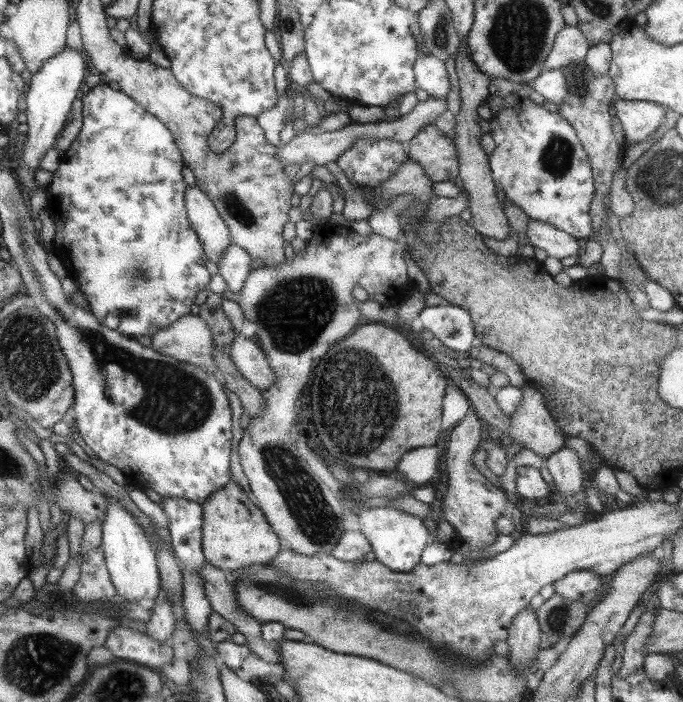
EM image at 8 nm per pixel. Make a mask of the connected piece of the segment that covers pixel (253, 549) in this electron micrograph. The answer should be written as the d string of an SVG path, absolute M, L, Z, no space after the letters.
M229 481L223 489L211 493L203 502L204 522L201 528L201 542L204 560L220 571L239 571L253 565L262 565L279 553L279 539L271 530L263 511L255 508L247 494L238 484Z

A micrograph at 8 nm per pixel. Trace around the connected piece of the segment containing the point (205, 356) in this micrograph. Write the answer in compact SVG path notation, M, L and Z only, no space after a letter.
M199 315L178 318L151 336L150 347L171 358L202 368L207 374L218 370L214 361L212 331Z

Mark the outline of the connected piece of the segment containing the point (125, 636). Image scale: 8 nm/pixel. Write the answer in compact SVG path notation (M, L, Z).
M126 627L109 629L103 645L118 660L132 661L154 668L172 661L172 648L169 643L155 642L146 634L132 632Z

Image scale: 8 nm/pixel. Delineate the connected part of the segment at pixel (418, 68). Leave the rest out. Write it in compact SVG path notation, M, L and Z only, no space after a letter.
M435 56L417 58L413 64L417 88L424 90L431 98L445 100L449 90L449 80L444 68L444 63Z

